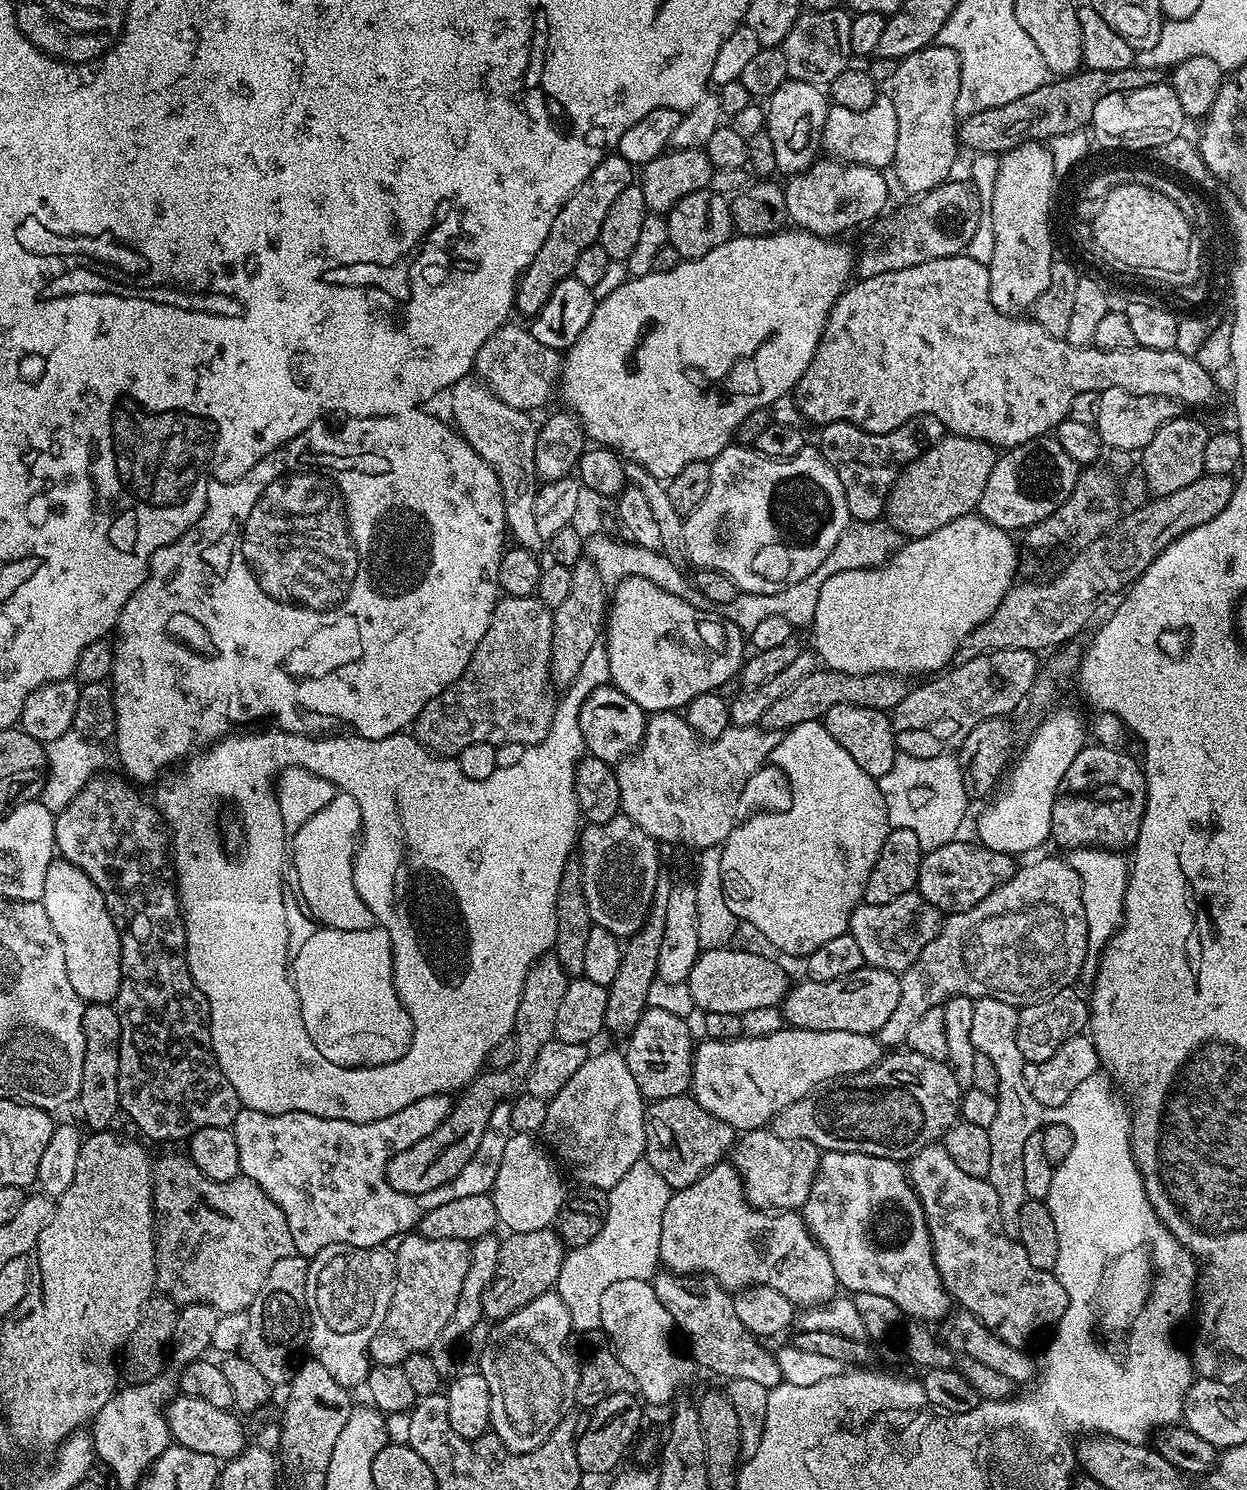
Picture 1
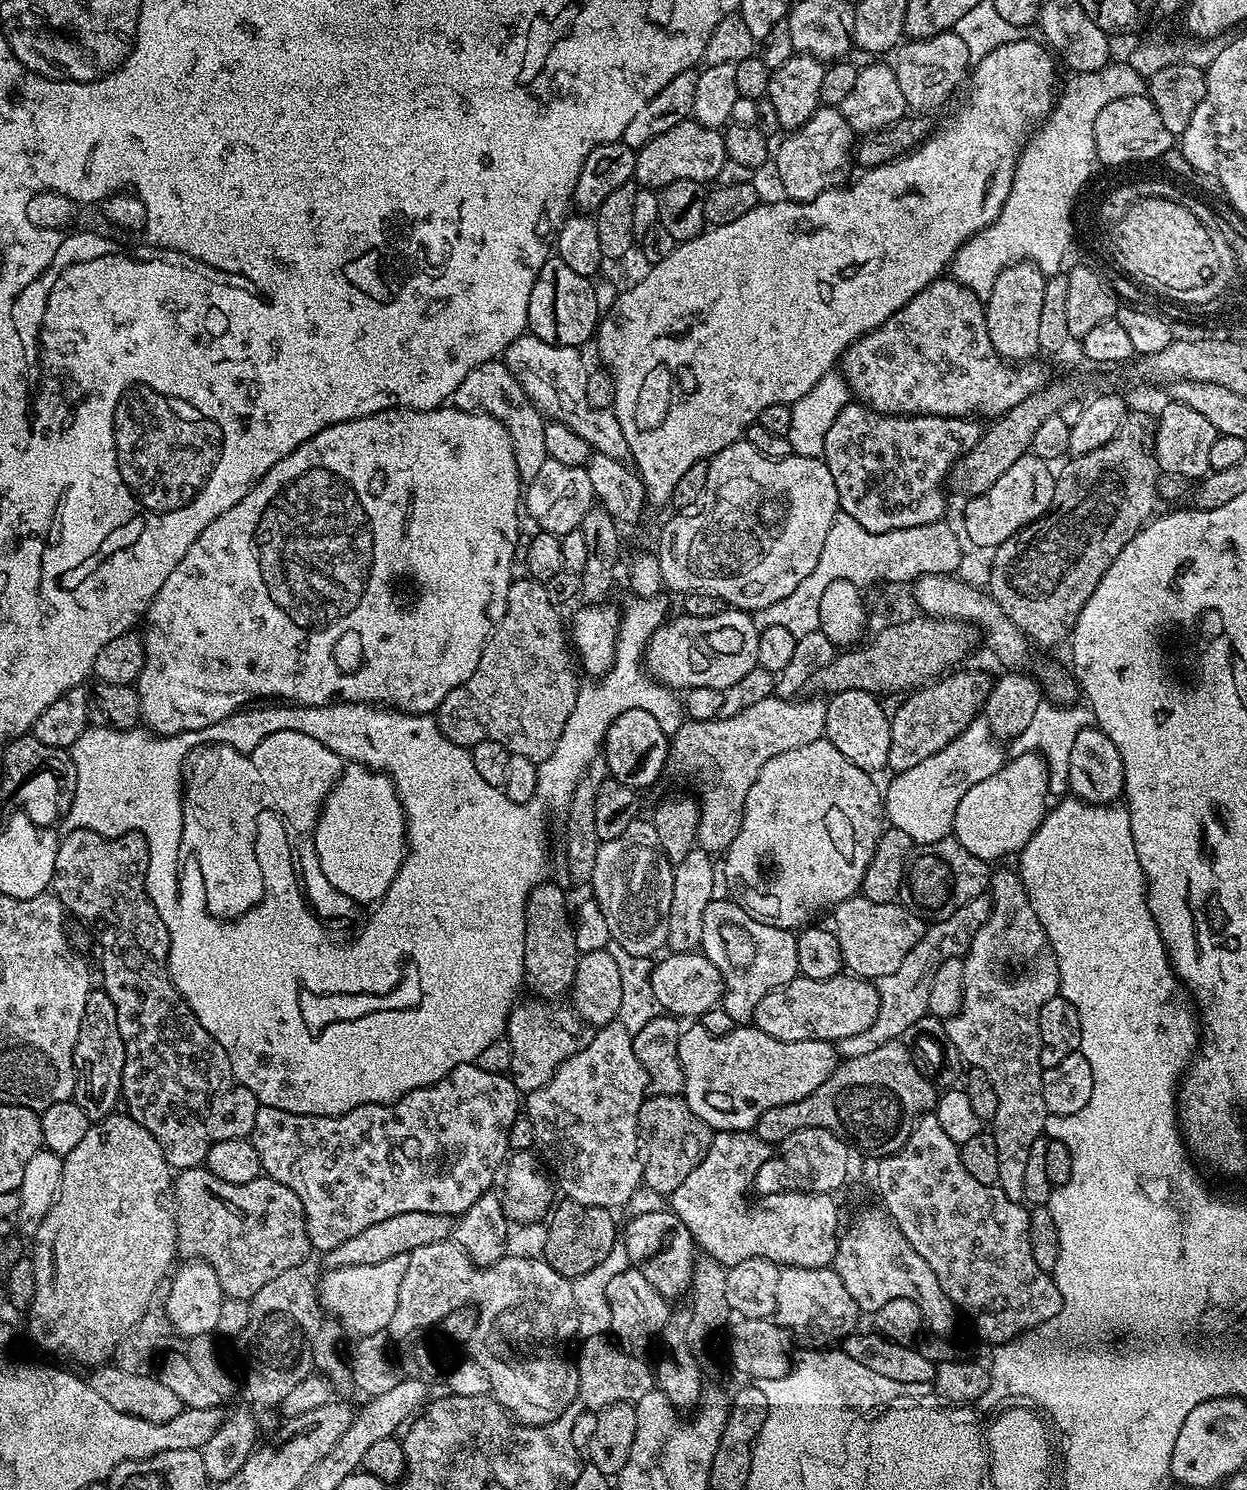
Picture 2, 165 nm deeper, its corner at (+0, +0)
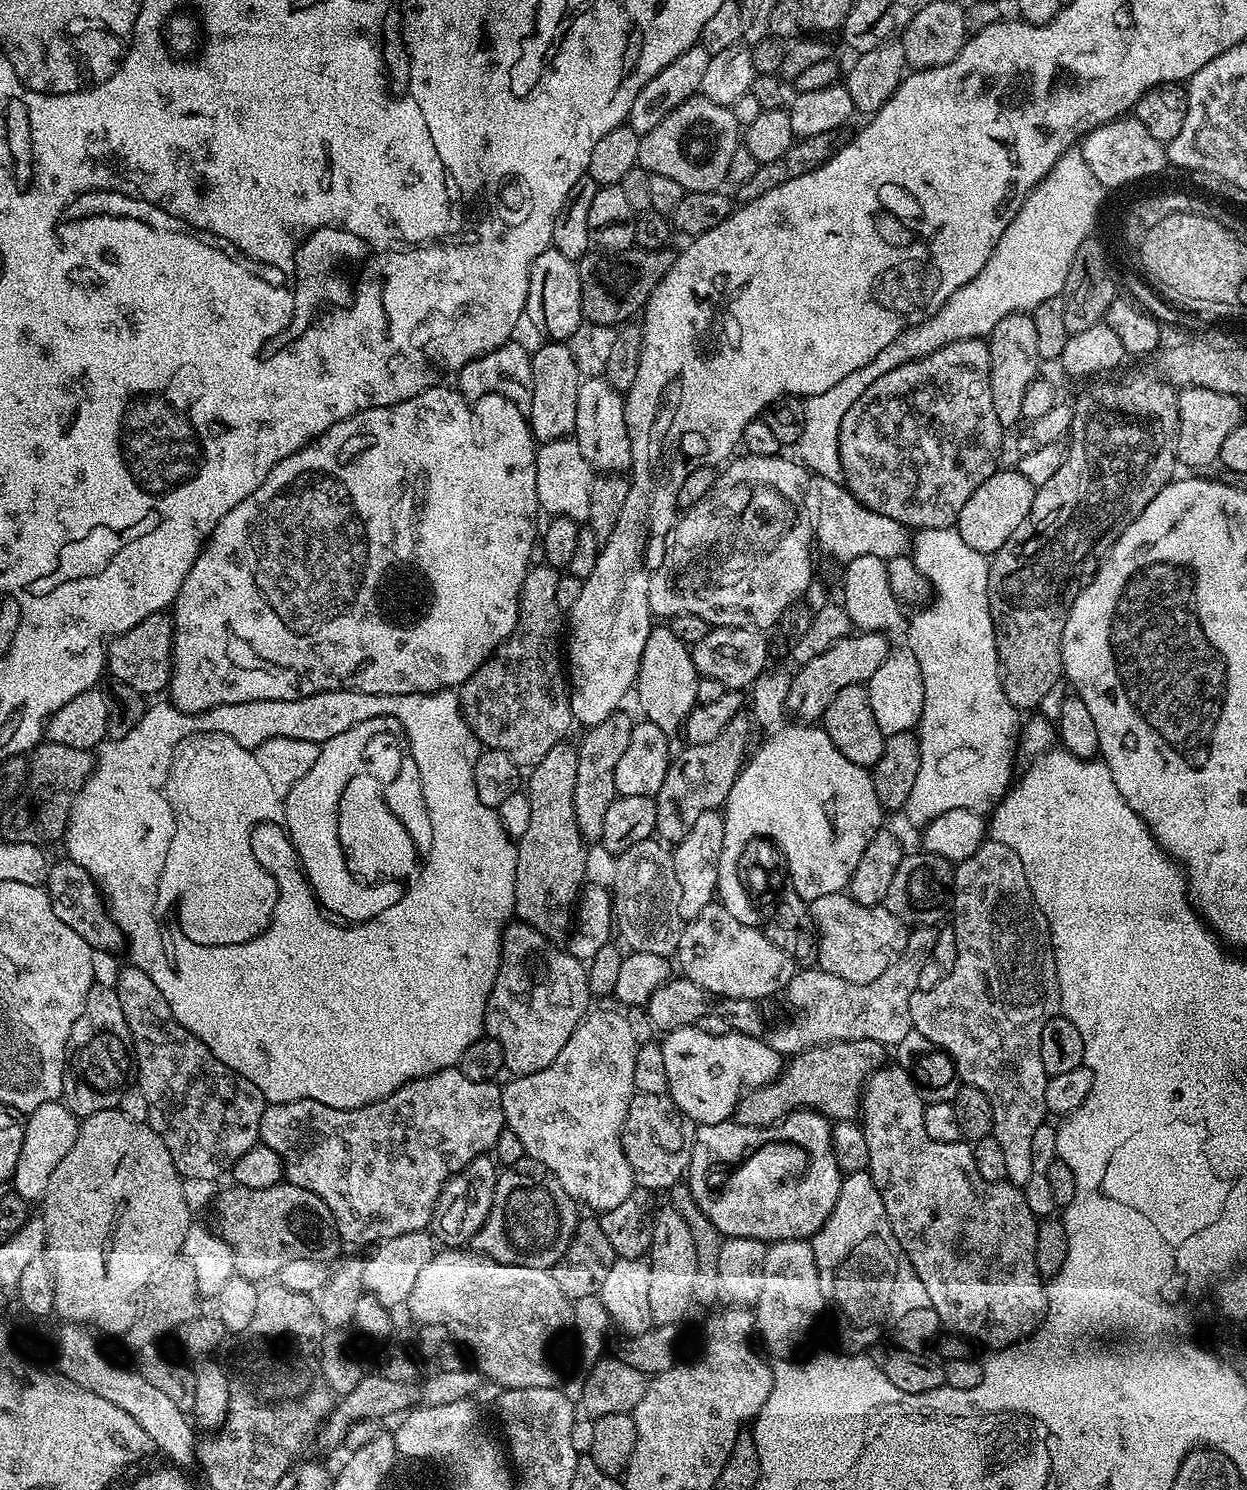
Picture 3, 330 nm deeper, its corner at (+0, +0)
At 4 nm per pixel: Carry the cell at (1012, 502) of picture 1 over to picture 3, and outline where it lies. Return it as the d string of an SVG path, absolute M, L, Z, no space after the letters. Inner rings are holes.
M997 470L985 484L974 490L974 494L970 494L970 502L962 506L962 514L956 519L954 527L962 542L966 542L966 546L975 552L995 554L1024 525L1032 513L1035 498L1036 488L1022 473L1017 470Z

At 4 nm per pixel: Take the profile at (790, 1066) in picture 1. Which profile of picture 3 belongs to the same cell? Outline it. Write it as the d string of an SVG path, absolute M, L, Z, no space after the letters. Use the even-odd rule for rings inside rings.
M694 1026L676 1028L663 1037L660 1049L662 1058L666 1058L666 1078L668 1079L667 1095L697 1125L720 1124L723 1120L732 1120L736 1105L749 1090L762 1088L773 1083L781 1075L782 1057L760 1036L747 1036L745 1032L727 1032L721 1036L702 1034Z

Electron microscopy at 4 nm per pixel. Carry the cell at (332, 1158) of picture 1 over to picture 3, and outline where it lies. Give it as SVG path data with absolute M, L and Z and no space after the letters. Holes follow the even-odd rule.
M453 1066L443 1068L440 1072L432 1072L429 1076L419 1076L417 1080L410 1080L401 1088L395 1088L388 1096L382 1097L381 1100L375 1100L373 1104L363 1104L361 1108L335 1108L313 1100L268 1104L262 1114L259 1143L270 1146L270 1150L274 1150L274 1154L278 1154L278 1158L284 1160L284 1175L287 1183L302 1186L306 1190L318 1194L318 1198L322 1198L322 1202L326 1202L336 1223L336 1232L345 1245L348 1243L376 1246L395 1236L425 1231L437 1215L438 1205L441 1203L440 1195L444 1192L444 1183L455 1172L463 1173L474 1158L491 1153L505 1128L501 1085L491 1080L470 1082L470 1078L466 1078L466 1074L462 1074L459 1067Z

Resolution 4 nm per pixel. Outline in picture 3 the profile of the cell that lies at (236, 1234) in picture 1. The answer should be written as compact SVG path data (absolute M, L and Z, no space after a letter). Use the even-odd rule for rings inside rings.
M281 1182L266 1190L250 1190L233 1187L232 1192L224 1192L216 1200L216 1212L220 1215L219 1235L231 1246L234 1253L234 1272L243 1280L264 1282L275 1277L284 1266L296 1258L320 1258L341 1243L336 1232L336 1223L322 1198L302 1186Z

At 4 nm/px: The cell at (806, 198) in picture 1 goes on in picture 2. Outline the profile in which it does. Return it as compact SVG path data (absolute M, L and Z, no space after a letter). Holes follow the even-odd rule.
M821 106L816 109L810 119L802 125L801 128L795 129L780 144L780 149L775 149L774 164L776 160L776 176L780 179L780 184L784 187L783 195L787 199L803 202L813 200L837 186L845 183L843 172L844 167L848 164L848 159L852 156L852 139L854 133L852 128L846 122L846 118L840 113L839 107Z

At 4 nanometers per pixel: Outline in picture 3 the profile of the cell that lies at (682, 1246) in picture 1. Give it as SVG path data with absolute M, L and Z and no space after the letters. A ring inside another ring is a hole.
M797 1110L789 1112L780 1121L778 1128L779 1131L793 1132L800 1139L804 1152L792 1144L780 1147L768 1144L776 1136L775 1127L752 1128L752 1146L759 1146L752 1156L752 1168L741 1163L734 1170L730 1170L728 1176L718 1174L718 1169L712 1168L712 1182L710 1174L704 1174L702 1178L704 1190L700 1184L700 1176L694 1172L694 1186L688 1188L722 1237L741 1236L763 1242L808 1240L823 1228L834 1210L834 1202L840 1193L842 1173L836 1162L828 1117L820 1112ZM778 1156L782 1157L779 1162L775 1160ZM799 1204L804 1204L804 1212L796 1212L793 1216L780 1216Z

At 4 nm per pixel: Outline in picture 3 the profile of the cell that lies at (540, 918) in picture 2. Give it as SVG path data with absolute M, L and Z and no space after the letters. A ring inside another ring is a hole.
M561 742L546 754L542 762L531 769L532 777L526 780L526 795L530 802L530 826L526 834L518 838L516 849L516 906L517 917L521 916L534 931L548 940L565 939L566 933L574 924L574 905L581 895L585 883L584 871L588 868L586 841L581 838L578 822L574 818L574 781L578 779L577 749Z

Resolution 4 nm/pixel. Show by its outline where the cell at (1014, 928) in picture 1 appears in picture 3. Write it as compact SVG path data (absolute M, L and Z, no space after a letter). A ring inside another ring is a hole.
M932 926L913 927L909 931L906 946L900 951L900 957L869 984L847 984L842 978L812 966L797 971L786 989L786 997L788 996L789 1002L792 1003L796 1017L789 1024L780 1024L772 1033L767 1033L768 1044L784 1058L833 1040L873 1040L885 1046L900 1044L902 1038L906 1038L906 1034L913 1031L910 998L920 988L920 971L922 966L926 966L928 955L934 950L936 933L937 929Z

